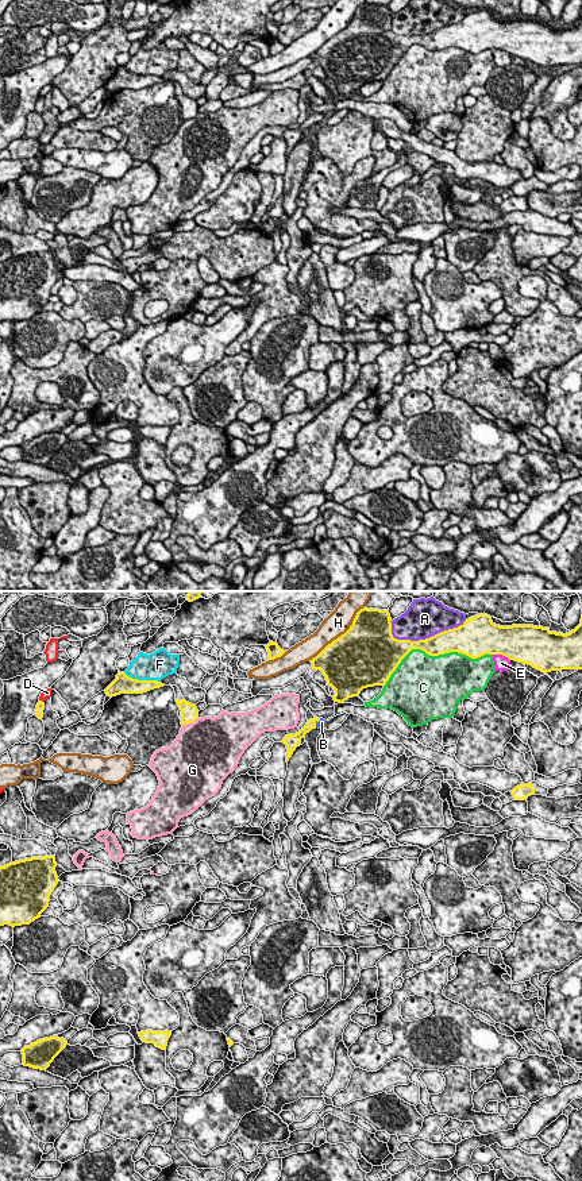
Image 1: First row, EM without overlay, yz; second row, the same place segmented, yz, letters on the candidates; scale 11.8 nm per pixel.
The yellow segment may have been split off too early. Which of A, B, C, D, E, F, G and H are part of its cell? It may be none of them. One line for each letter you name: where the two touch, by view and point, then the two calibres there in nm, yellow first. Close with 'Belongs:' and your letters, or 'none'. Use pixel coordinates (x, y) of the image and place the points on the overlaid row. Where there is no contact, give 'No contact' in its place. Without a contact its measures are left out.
B: Touches yellow at yz (318, 721). Thickness 120 nm (yellow) against 90 nm
Belongs: B

